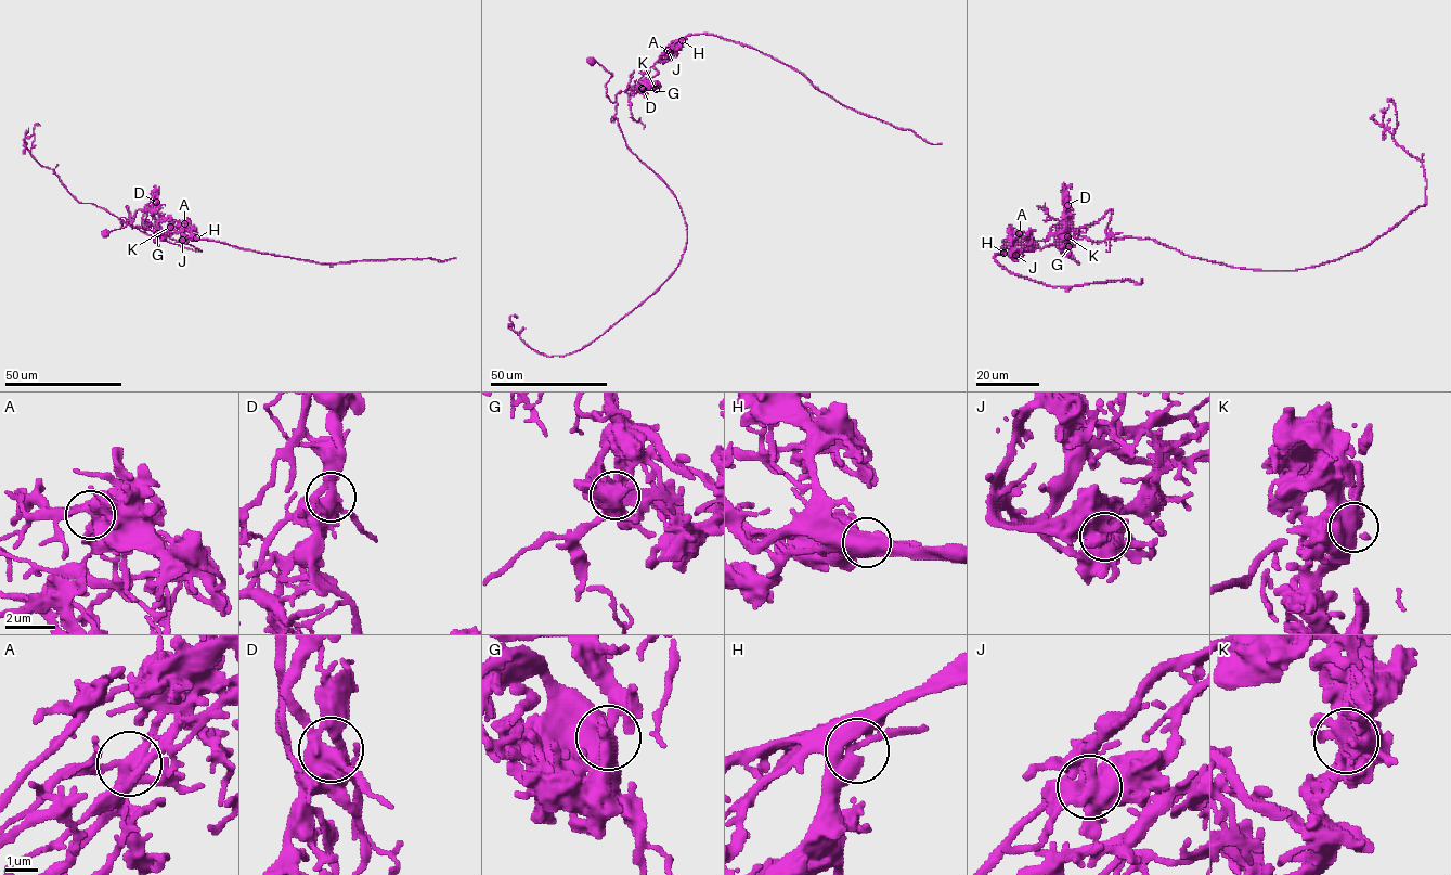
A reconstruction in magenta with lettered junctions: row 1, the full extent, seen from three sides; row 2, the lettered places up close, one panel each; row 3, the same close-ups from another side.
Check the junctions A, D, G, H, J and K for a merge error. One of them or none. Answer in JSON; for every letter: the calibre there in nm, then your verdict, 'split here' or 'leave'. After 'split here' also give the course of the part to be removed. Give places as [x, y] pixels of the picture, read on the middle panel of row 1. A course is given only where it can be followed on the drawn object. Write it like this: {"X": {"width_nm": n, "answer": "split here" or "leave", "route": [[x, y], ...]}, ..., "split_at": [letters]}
{"A": {"width_nm": 380, "answer": "leave"}, "D": {"width_nm": 480, "answer": "leave"}, "G": {"width_nm": 480, "answer": "split here", "route": [[643, 89], [617, 94], [611, 120], [678, 203], [681, 261], [579, 350], [541, 355], [515, 332], [526, 327]]}, "H": {"width_nm": 440, "answer": "leave"}, "J": {"width_nm": 500, "answer": "leave"}, "K": {"width_nm": 480, "answer": "leave"}, "split_at": ["G"]}

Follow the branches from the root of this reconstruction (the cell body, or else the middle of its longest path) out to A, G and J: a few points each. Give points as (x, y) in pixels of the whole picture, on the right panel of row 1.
A: (1032, 246), (1054, 226), (1074, 240), (1086, 228), (1076, 233), (1071, 215), (1054, 243), (1006, 253), (1019, 233)
G: (1032, 246), (1054, 226), (1074, 240), (1085, 232), (1075, 232), (1071, 215), (1059, 236), (1069, 246)
J: (1032, 246), (1054, 226), (1074, 240), (1086, 228), (1076, 233), (1071, 215), (1054, 243), (1002, 252), (1015, 255)

